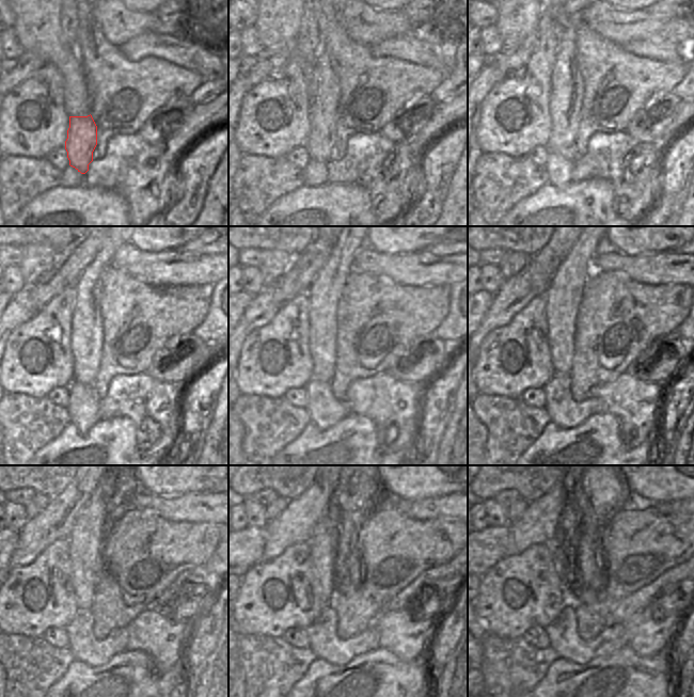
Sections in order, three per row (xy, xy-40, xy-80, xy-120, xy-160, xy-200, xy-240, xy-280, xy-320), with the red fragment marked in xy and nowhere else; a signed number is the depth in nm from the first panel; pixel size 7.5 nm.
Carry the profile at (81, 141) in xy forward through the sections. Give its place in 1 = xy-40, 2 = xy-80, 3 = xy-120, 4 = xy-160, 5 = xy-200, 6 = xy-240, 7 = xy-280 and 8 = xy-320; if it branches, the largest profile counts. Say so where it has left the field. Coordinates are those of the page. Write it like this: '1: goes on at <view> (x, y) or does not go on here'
1: goes on at xy-40 (326, 91)
2: goes on at xy-80 (566, 86)
3: goes on at xy-120 (87, 339)
4: goes on at xy-160 (324, 294)
5: goes on at xy-200 (564, 295)
6: goes on at xy-240 (90, 528)
7: goes on at xy-280 (325, 553)
8: goes on at xy-320 (564, 560)

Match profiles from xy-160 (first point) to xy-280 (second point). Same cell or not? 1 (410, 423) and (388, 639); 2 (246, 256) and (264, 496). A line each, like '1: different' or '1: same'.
1: same
2: same

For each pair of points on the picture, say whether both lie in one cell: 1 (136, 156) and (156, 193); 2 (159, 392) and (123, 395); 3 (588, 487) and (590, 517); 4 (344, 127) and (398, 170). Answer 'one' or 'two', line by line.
1: one
2: one
3: one
4: two

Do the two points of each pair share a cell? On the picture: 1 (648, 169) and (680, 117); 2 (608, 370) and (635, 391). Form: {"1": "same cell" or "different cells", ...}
{"1": "different cells", "2": "different cells"}

